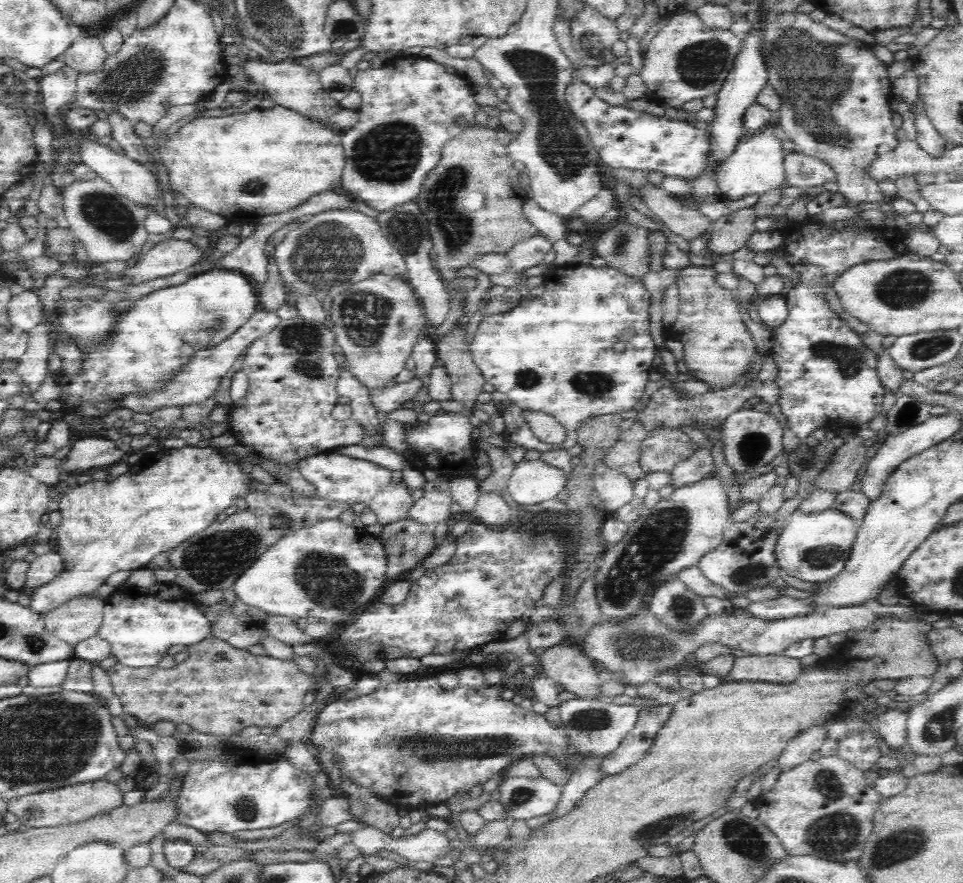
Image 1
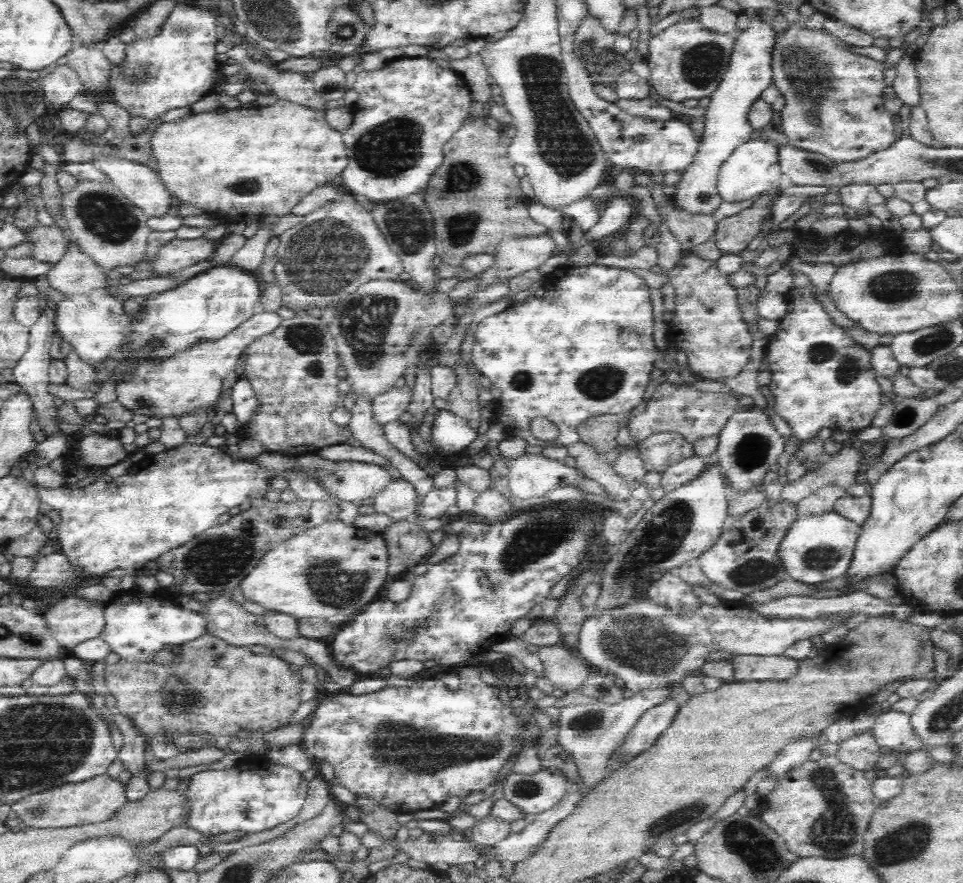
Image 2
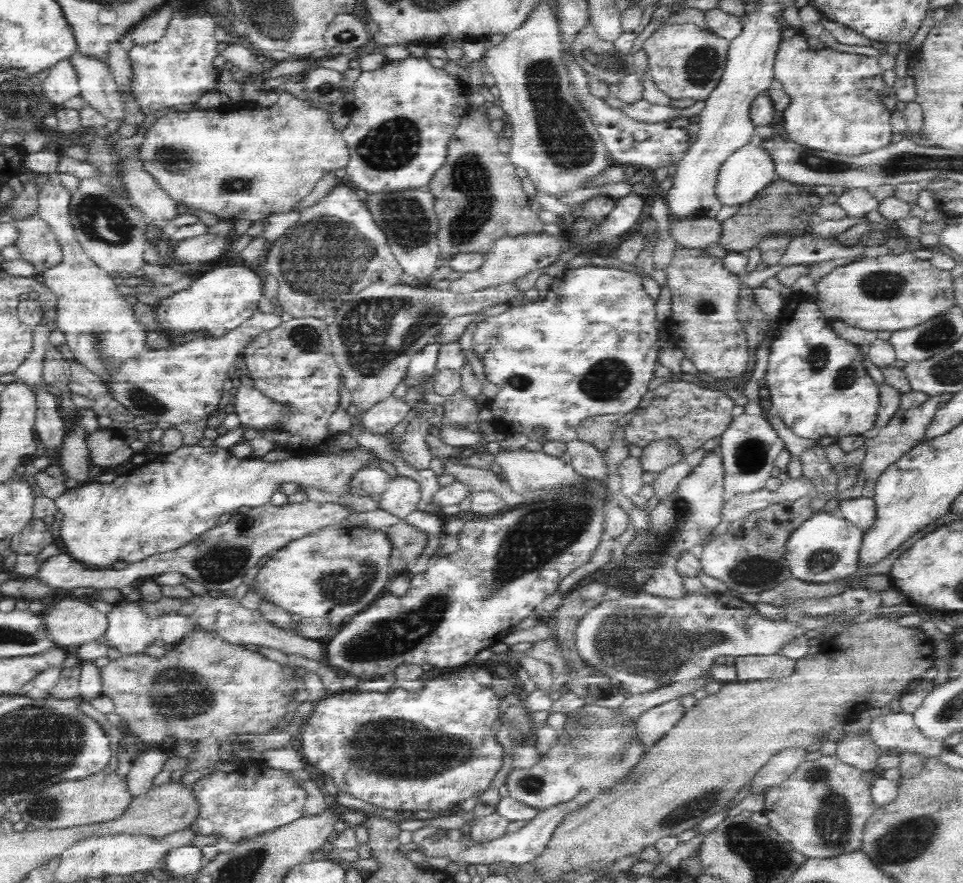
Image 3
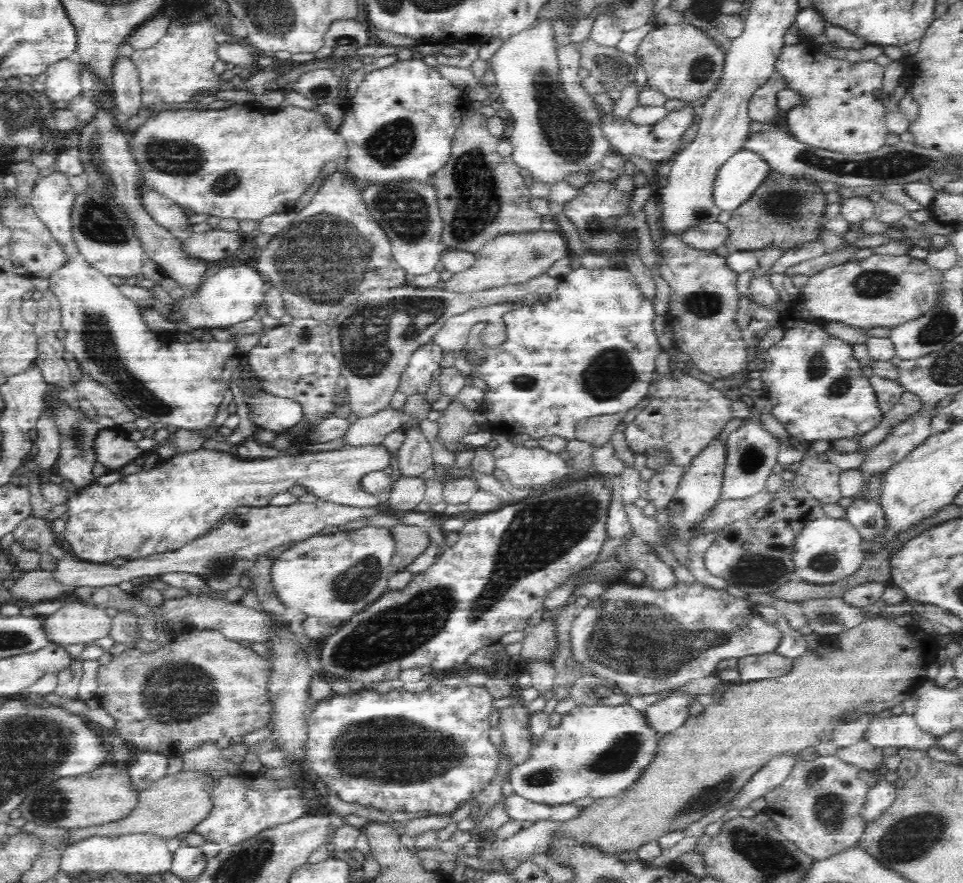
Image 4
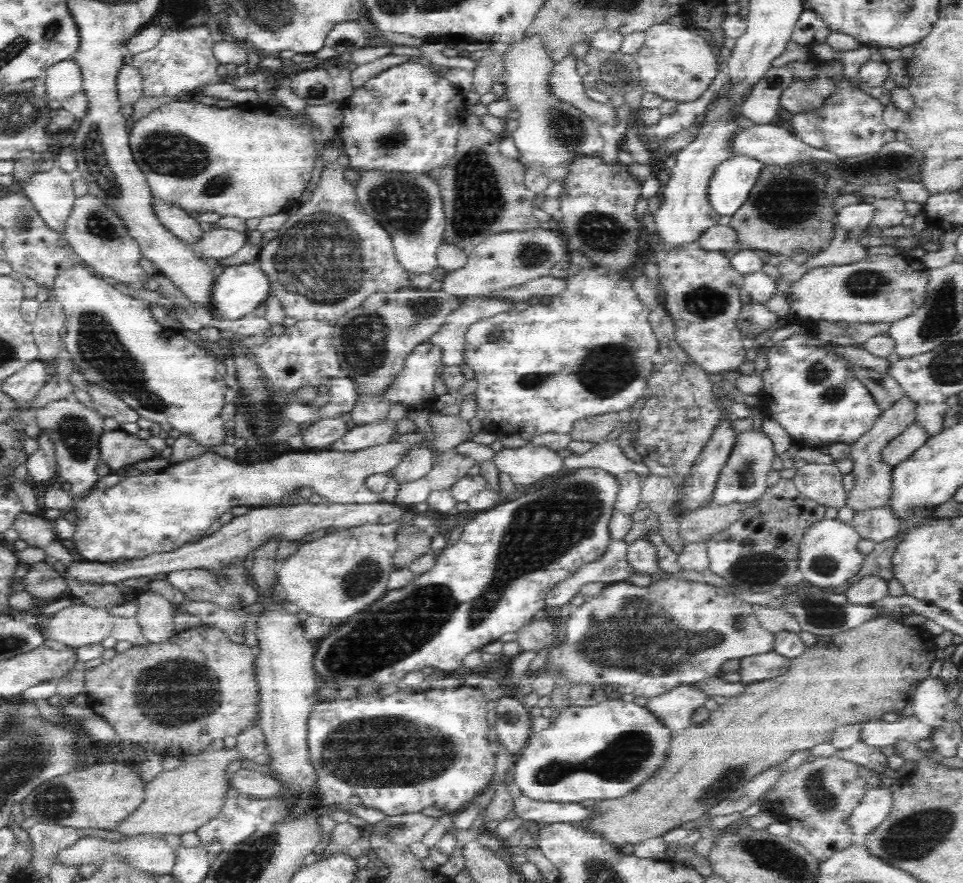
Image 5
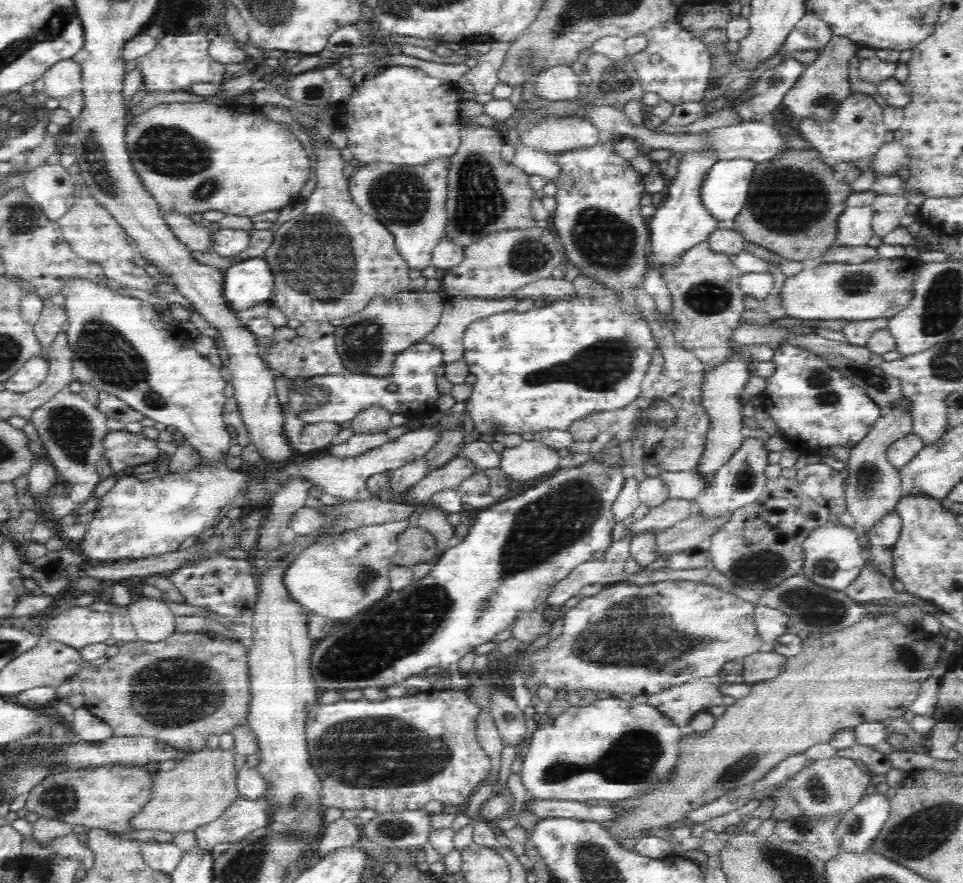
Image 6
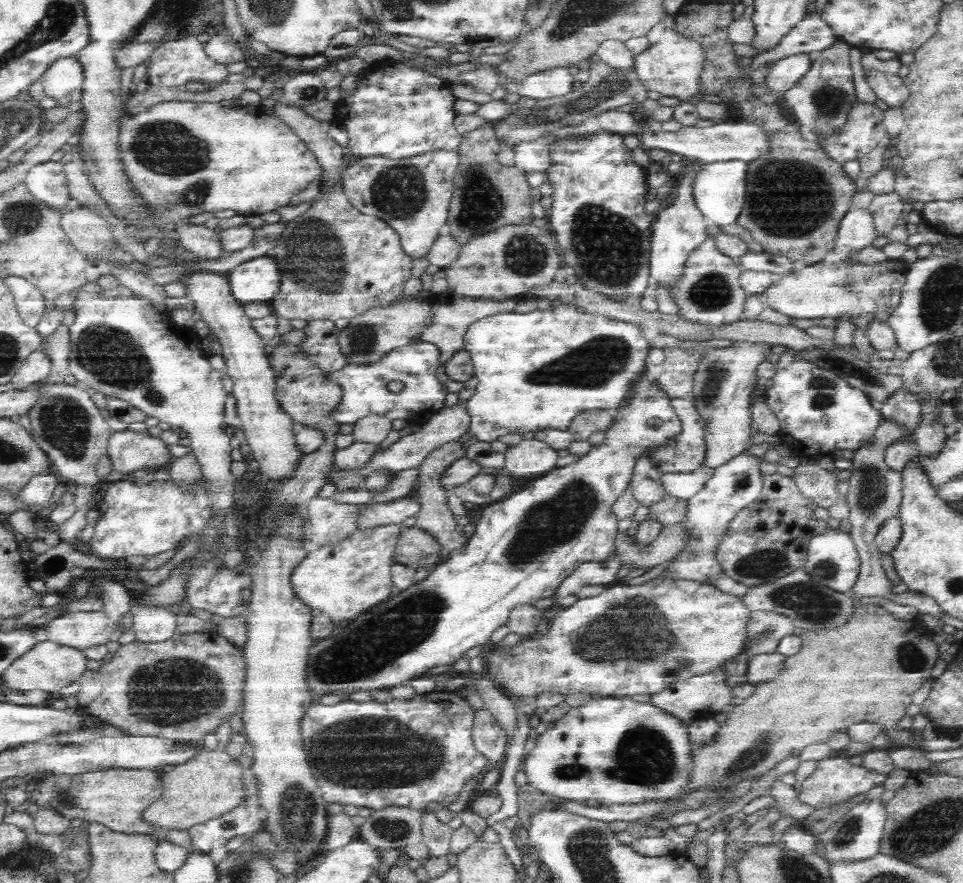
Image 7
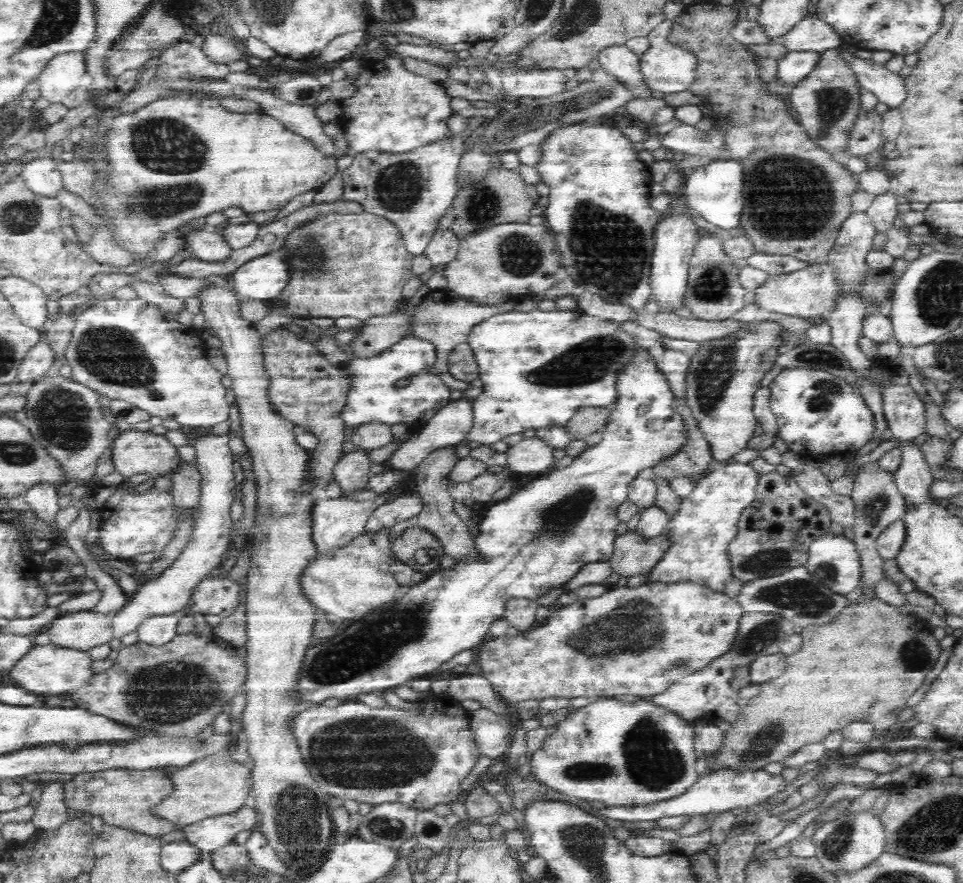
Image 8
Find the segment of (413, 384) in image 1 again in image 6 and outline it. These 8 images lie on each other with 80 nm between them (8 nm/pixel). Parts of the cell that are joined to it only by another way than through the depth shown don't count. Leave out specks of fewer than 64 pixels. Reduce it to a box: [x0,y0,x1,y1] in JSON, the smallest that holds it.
[325,431,390,458]

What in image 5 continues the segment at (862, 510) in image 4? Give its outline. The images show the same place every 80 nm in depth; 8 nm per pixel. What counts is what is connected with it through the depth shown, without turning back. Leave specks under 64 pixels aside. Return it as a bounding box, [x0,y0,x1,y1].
[850,506,903,543]

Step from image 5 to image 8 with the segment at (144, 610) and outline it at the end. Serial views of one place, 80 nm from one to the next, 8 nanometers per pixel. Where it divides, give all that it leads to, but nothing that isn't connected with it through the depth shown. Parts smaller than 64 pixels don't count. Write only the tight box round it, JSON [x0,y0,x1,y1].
[135,614,177,645]

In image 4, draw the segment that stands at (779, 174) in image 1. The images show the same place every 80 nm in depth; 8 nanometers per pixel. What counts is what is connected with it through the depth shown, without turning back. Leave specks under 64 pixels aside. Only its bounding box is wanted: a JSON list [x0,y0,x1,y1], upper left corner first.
[714,147,770,213]

